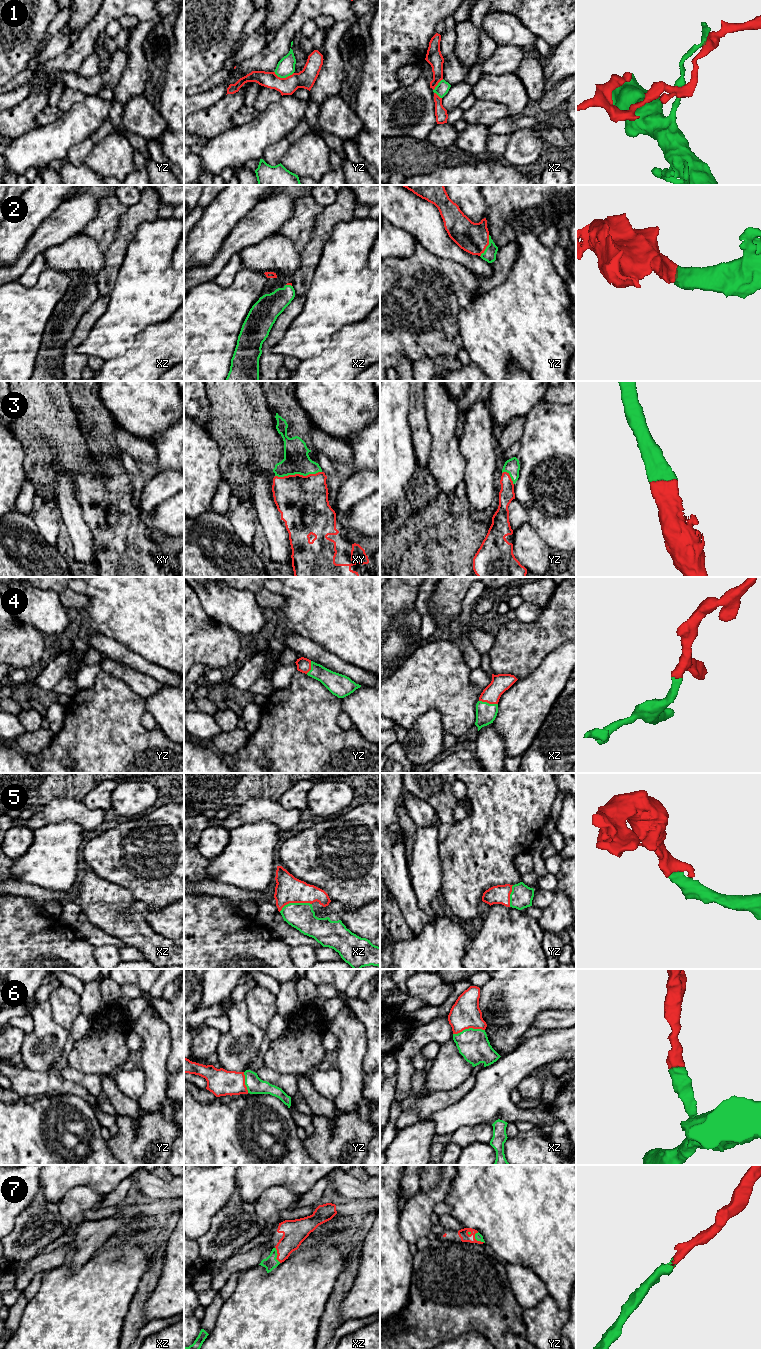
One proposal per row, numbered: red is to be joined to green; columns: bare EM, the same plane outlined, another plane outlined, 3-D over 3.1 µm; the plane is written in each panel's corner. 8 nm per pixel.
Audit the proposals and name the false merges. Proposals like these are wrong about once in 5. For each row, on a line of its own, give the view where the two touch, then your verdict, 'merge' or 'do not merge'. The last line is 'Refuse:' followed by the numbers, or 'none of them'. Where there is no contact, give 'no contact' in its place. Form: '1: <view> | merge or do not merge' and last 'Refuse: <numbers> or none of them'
1: yz | do not merge
2: yz | merge
3: xy | merge
4: xz | merge
5: xz | merge
6: xz | merge
7: yz | merge
Refuse: 1

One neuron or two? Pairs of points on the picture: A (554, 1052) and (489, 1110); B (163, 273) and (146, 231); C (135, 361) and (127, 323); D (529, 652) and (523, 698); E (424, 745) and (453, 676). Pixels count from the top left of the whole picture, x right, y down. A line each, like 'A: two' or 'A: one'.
A: one
B: one
C: two
D: two
E: two

